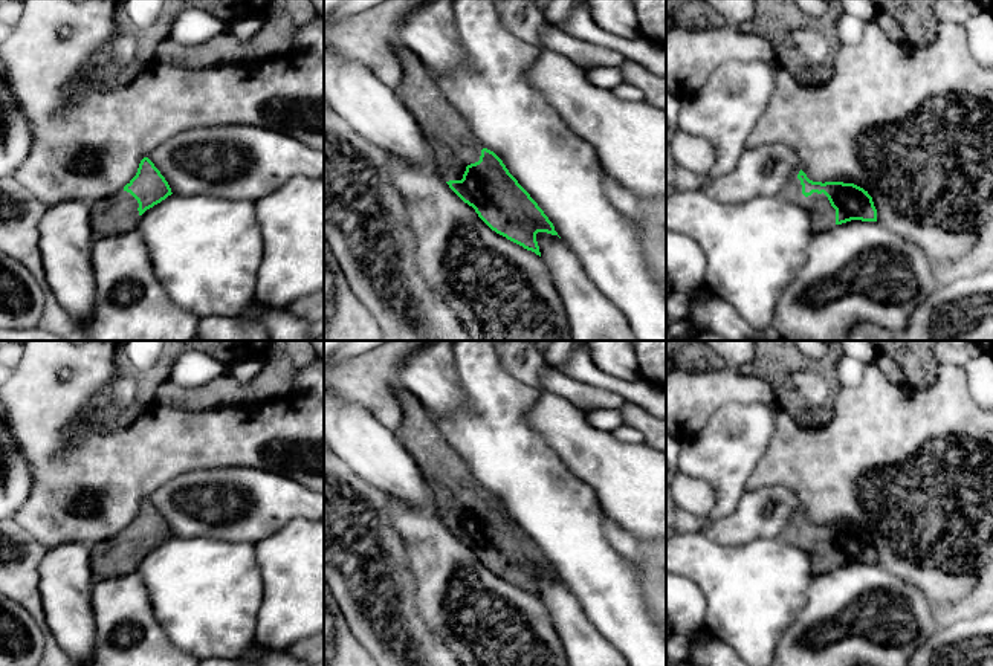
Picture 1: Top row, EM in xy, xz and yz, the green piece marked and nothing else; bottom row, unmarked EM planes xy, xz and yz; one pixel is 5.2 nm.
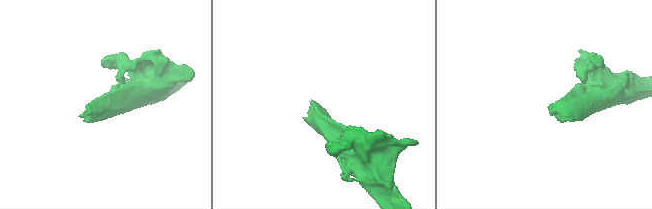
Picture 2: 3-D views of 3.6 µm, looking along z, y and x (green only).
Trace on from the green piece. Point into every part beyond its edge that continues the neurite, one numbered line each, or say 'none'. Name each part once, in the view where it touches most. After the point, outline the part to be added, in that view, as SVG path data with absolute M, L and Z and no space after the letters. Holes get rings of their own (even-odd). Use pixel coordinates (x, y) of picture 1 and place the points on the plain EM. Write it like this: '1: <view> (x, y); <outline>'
1: yz (824, 558); M796 513L787 529L782 533L782 538L793 545L804 548L813 559L814 574L823 574L836 567L836 551L831 548L828 539L822 535L813 535L805 539L802 536L802 527L797 521L799 513Z

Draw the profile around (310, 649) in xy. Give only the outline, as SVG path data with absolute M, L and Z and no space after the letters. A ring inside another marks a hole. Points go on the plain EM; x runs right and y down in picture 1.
M324 632L298 640L284 651L307 664L324 663Z

